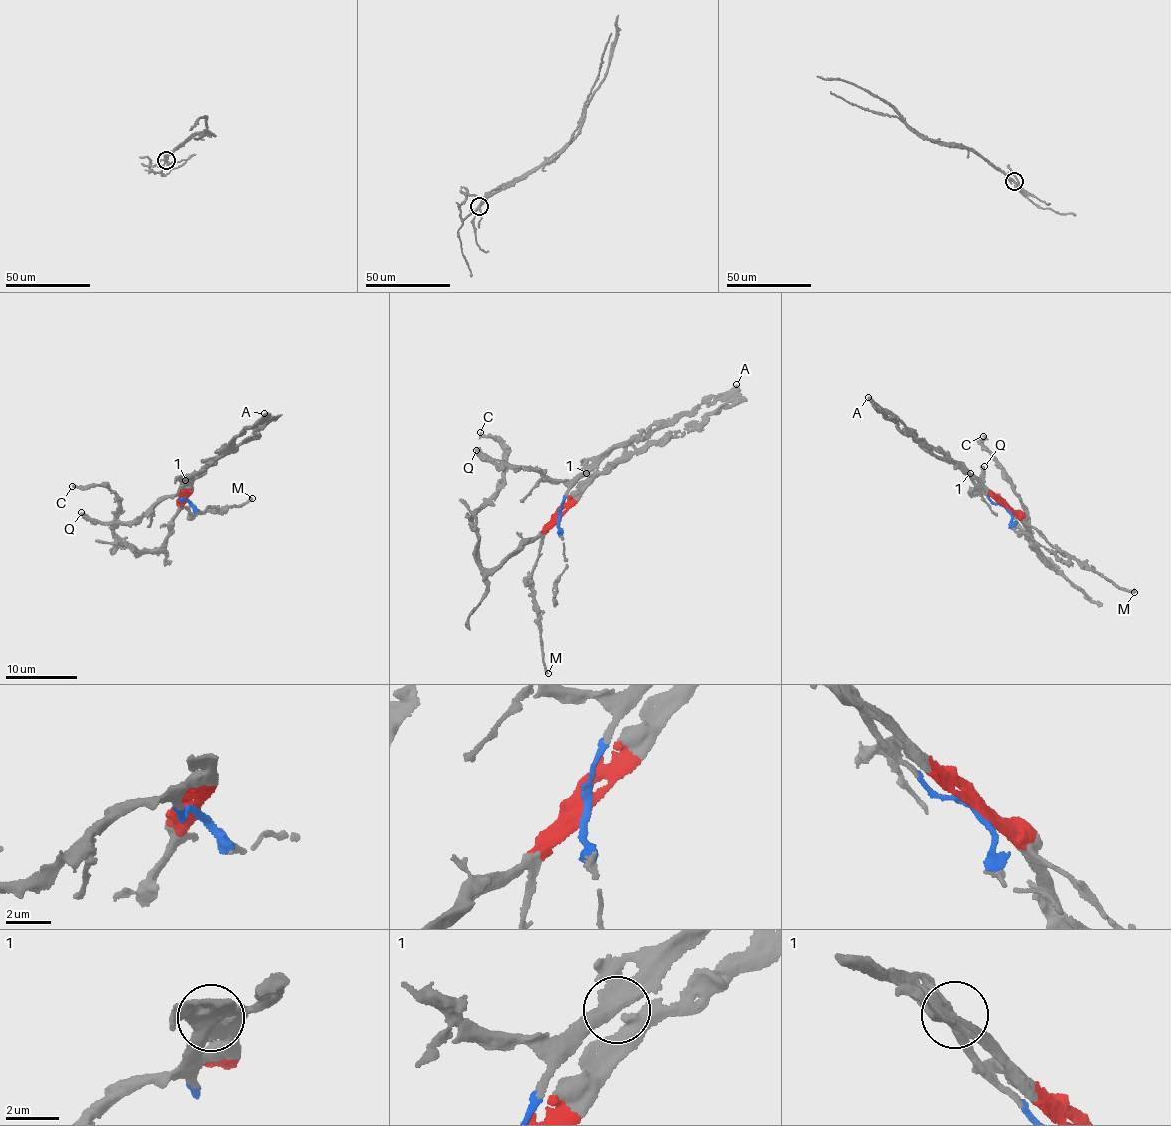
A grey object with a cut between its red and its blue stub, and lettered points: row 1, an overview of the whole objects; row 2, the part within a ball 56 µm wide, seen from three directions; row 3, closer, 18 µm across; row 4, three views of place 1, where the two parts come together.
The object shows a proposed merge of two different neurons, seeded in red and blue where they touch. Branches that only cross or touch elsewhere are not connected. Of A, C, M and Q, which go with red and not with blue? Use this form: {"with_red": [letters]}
{"with_red": ["C", "M"]}

